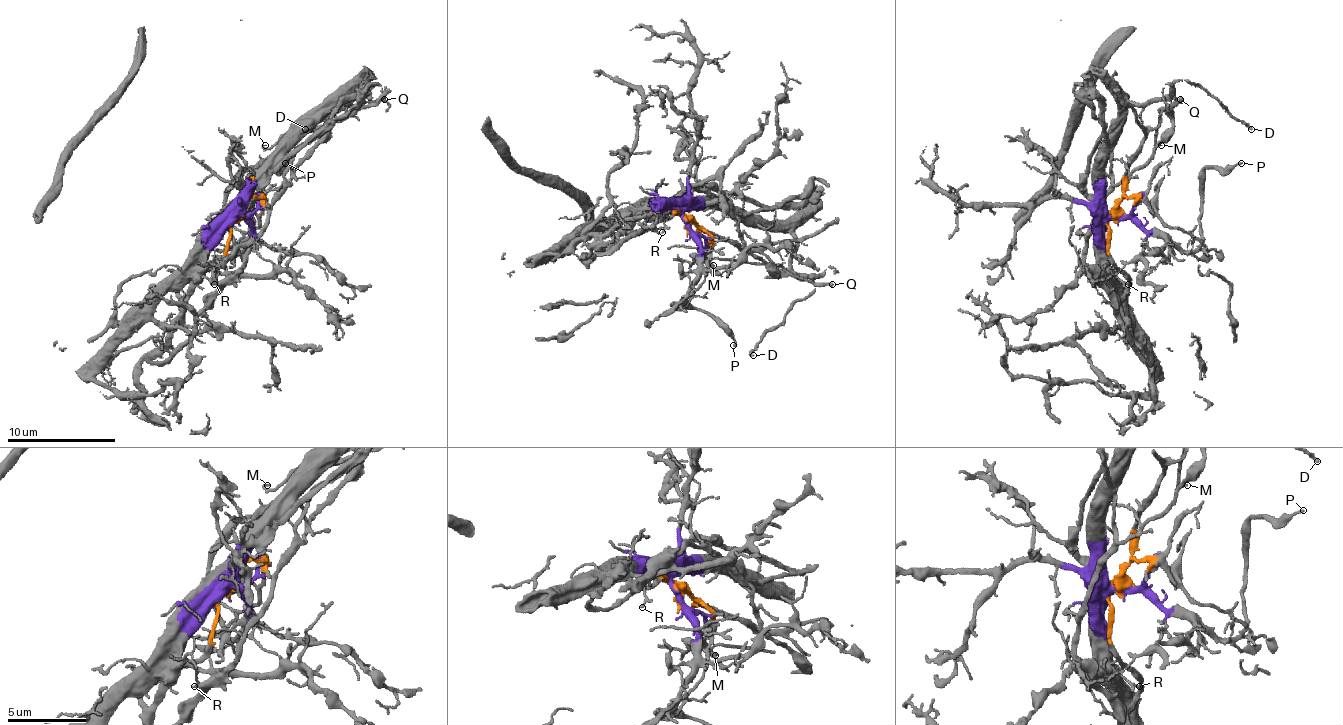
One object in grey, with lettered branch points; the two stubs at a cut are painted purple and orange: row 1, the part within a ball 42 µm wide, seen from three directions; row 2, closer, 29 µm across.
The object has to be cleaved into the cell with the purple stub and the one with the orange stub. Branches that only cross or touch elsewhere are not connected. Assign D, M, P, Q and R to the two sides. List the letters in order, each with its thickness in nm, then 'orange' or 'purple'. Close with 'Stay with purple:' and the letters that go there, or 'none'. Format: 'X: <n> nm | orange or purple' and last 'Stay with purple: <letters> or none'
D: 190 nm | purple
M: 100 nm | orange
P: 140 nm | purple
Q: 200 nm | orange
R: 150 nm | purple
Stay with purple: D, P, R

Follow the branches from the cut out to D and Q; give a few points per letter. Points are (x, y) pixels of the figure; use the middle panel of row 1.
D: (683, 220), (689, 209), (743, 209), (795, 239), (792, 266), (811, 277), (814, 288), (757, 342), (754, 356)
Q: (683, 220), (749, 249), (757, 249), (787, 274), (833, 285)

